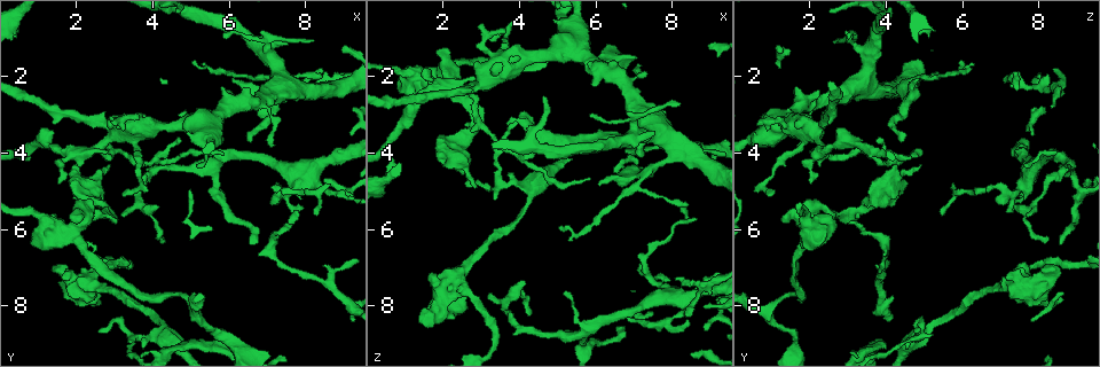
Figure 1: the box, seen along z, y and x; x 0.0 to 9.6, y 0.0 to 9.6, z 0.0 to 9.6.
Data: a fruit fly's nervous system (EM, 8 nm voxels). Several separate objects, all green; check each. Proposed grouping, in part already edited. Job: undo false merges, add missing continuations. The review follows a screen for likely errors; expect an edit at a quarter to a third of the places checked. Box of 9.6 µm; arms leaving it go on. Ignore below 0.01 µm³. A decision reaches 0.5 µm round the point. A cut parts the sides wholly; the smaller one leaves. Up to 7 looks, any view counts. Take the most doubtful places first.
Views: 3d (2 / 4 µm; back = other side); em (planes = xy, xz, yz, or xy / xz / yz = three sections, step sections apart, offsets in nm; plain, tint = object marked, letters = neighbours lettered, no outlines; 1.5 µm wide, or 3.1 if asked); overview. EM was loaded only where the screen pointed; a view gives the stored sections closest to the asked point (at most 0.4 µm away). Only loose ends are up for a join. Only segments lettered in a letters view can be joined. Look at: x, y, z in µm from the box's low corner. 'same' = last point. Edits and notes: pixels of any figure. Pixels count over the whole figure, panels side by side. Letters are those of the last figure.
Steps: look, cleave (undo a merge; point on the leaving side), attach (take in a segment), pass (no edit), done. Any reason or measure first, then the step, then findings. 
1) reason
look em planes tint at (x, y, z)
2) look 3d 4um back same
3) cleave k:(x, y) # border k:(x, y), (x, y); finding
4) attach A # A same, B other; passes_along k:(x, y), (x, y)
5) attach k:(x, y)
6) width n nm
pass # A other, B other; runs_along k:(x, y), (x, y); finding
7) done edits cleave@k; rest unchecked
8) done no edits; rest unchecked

long arm stops here
look 3d 2um at (7.75, 5.45, 2.90)

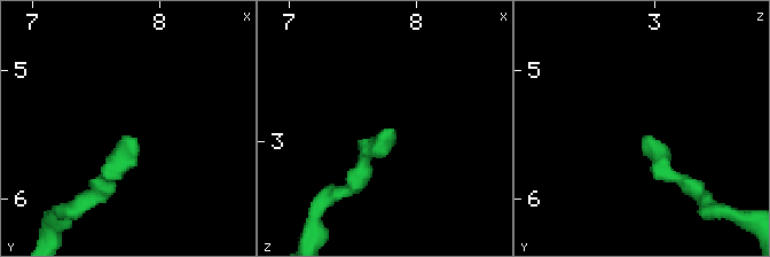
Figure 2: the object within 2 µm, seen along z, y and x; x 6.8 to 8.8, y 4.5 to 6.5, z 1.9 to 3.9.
look em planes letters at (7.76, 5.48, 2.94)

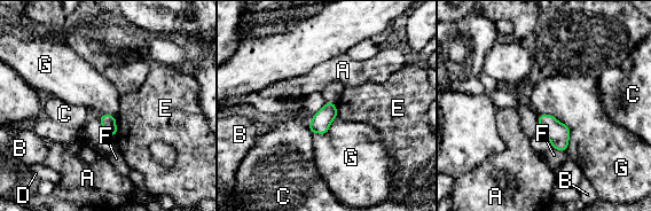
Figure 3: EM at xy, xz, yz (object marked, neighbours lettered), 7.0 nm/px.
pass # A other, B other, C other, D other, E other, F other, G other; no lettered segment goes on from it

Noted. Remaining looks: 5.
look em yz step 8 letters at (6.90, 2.75, 8.40)

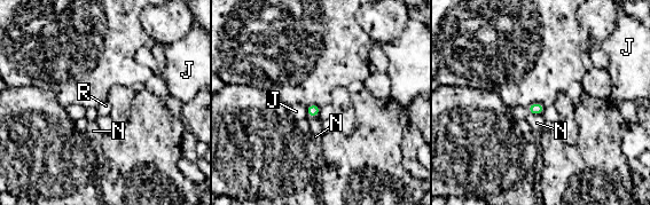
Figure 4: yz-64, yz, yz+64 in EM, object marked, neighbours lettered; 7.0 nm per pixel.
cut it another way
look em planes letters same

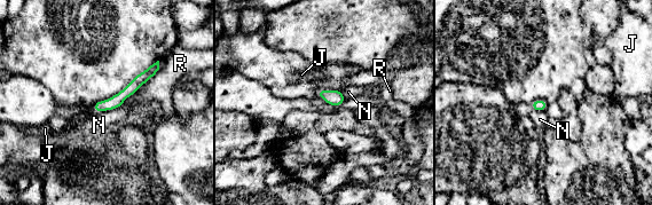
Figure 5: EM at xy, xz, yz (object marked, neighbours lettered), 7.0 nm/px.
pass # J other, N other, R other; border 5:(345, 99), (339, 104), (334, 105); no lettered segment goes on from it

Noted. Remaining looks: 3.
abrupt turn
look em planes letters at (3.65, 4.90, 0.75)

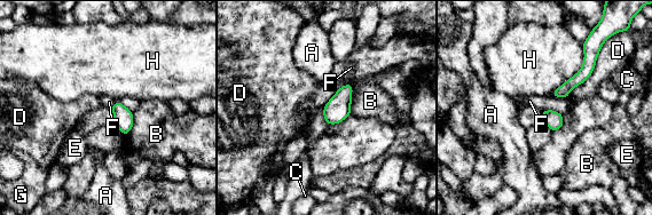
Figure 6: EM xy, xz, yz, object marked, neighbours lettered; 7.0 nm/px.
pass # A other, B other, C other, D other, E other, F other, G other, H other; one neuron here

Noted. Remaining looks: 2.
done no edits; rest unchecked

